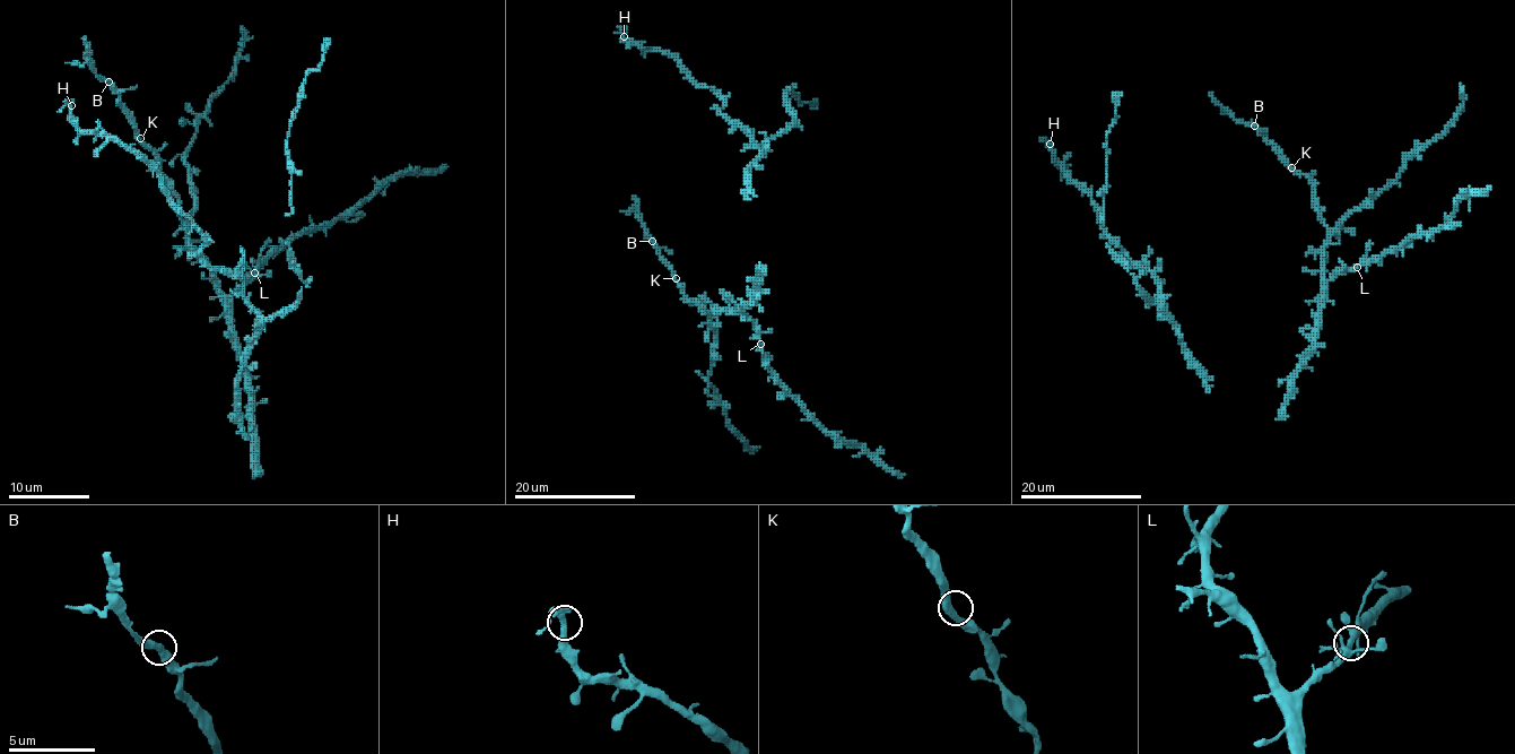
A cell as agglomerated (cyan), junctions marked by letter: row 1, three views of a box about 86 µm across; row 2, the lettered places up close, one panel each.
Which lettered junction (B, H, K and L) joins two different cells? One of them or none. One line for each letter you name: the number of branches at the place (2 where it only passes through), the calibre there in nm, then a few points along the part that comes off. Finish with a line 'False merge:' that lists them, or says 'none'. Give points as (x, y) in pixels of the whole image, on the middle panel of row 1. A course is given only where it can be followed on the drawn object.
False merge: none

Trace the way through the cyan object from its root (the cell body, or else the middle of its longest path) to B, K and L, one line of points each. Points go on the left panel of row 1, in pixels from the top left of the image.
B: (249, 432), (253, 392), (228, 298), (190, 242), (160, 161), (109, 81)
K: (249, 432), (253, 392), (238, 356), (228, 298), (210, 262), (190, 242), (173, 183), (140, 138)
L: (249, 432), (253, 427), (253, 392), (238, 356), (232, 326), (232, 297), (254, 272)

